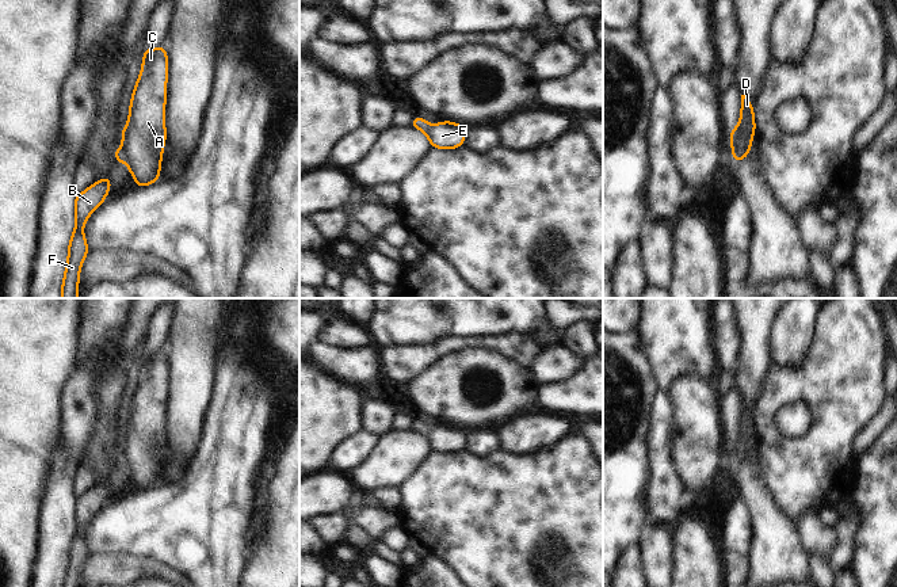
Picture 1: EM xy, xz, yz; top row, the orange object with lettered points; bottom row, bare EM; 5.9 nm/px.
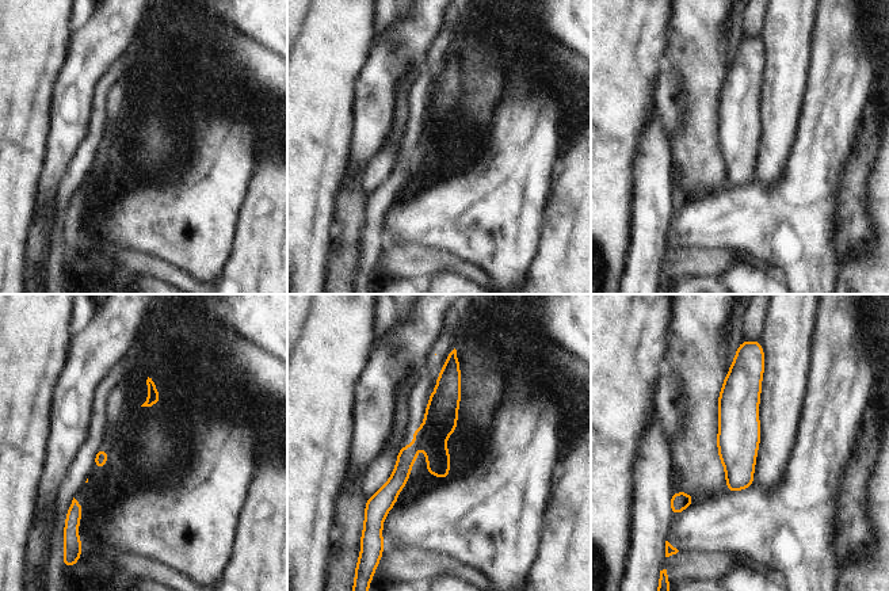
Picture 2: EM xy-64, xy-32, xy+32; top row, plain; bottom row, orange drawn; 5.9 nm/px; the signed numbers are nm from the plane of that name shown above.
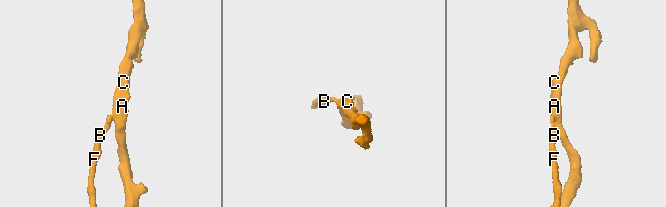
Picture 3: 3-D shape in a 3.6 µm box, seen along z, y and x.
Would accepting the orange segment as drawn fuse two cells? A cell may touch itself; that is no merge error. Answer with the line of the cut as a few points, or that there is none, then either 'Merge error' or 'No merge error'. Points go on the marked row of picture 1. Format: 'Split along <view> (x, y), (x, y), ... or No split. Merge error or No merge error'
Split along xy (121, 148), (126, 162). Merge error.

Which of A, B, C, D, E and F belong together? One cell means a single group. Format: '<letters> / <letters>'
A C D E / B F

